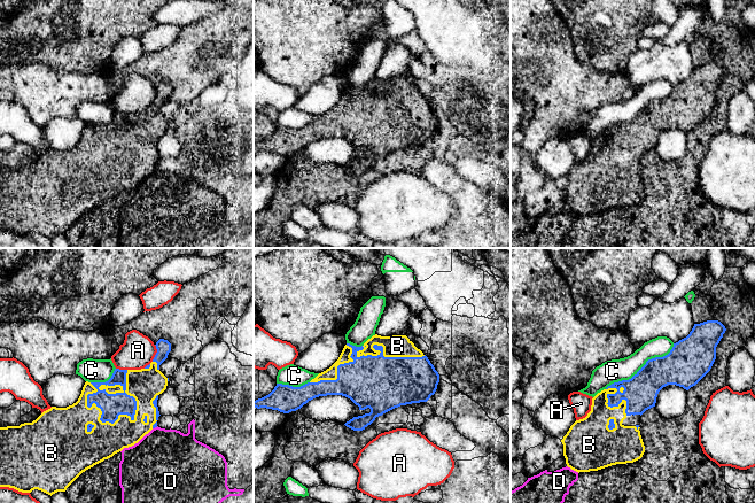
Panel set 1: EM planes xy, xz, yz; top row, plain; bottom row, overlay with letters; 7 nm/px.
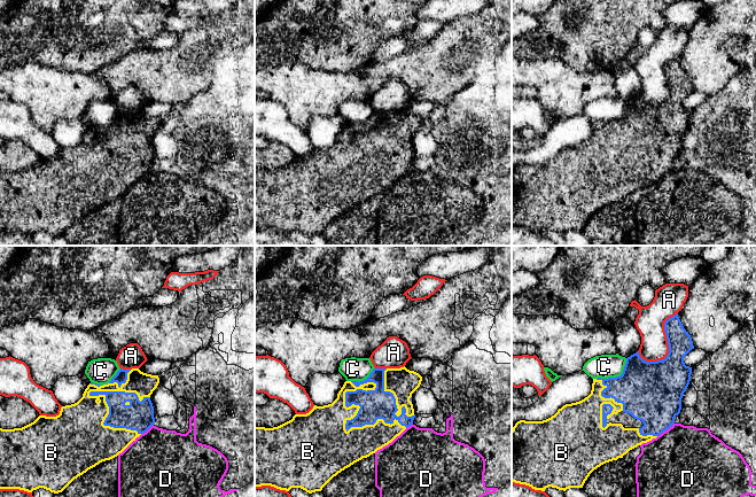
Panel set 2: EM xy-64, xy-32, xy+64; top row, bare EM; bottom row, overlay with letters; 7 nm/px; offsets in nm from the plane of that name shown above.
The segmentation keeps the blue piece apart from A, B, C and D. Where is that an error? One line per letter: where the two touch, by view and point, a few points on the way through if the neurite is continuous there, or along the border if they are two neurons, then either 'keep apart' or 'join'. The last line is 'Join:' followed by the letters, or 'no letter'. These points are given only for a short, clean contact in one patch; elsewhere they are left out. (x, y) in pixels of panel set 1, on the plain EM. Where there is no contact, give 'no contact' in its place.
A: contact xy (156, 95); keep apart
B: contact xy (135, 152); join
C: contact yz (641, 110); keep apart
D: contact xy (155, 169); border xy (157, 169), (153, 171); keep apart
Join: B

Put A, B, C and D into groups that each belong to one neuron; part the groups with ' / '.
A / B / C / D

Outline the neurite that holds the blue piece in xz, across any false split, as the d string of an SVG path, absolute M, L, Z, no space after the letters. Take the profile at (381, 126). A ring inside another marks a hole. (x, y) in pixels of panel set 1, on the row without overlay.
M375 77L361 90L347 86L338 102L310 125L301 130L277 126L268 138L254 144L254 149L289 156L316 140L342 138L358 148L359 153L371 152L369 156L353 160L344 167L353 173L363 173L376 160L395 150L427 145L435 137L438 125L439 117L434 108L406 78L381 79Z

